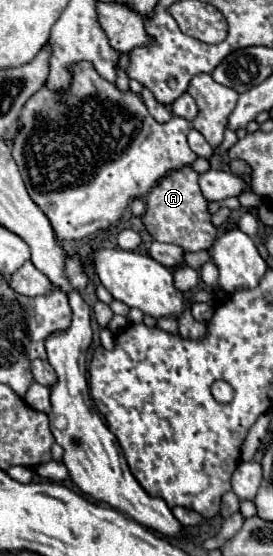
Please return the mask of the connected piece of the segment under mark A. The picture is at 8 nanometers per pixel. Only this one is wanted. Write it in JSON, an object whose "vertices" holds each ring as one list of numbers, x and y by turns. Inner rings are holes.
{"vertices":[[191,167,171,171,149,191,143,223,155,241,181,245,185,251,211,249,217,235,217,229,211,225,211,215,207,211,207,199,201,195,197,173]]}

